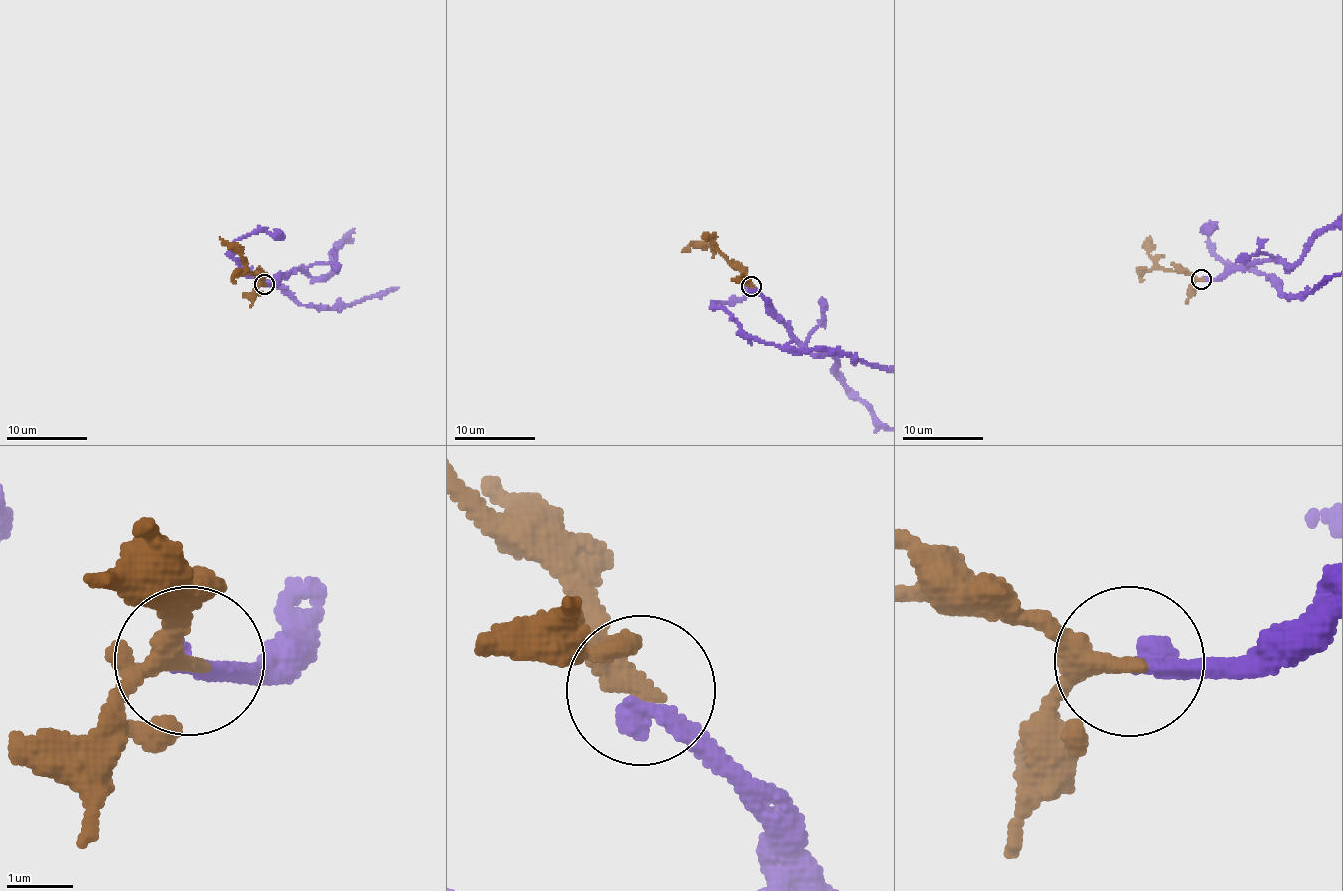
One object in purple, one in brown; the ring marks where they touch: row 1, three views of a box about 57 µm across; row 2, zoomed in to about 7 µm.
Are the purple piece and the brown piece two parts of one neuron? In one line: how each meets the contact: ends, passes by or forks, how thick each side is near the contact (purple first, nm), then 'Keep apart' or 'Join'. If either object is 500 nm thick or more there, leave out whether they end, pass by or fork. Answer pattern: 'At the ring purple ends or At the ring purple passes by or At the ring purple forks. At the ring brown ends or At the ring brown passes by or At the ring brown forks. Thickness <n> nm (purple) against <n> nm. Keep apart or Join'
At the ring purple ends. At the ring brown passes by. Thickness 320 nm (purple) against 260 nm. Join

